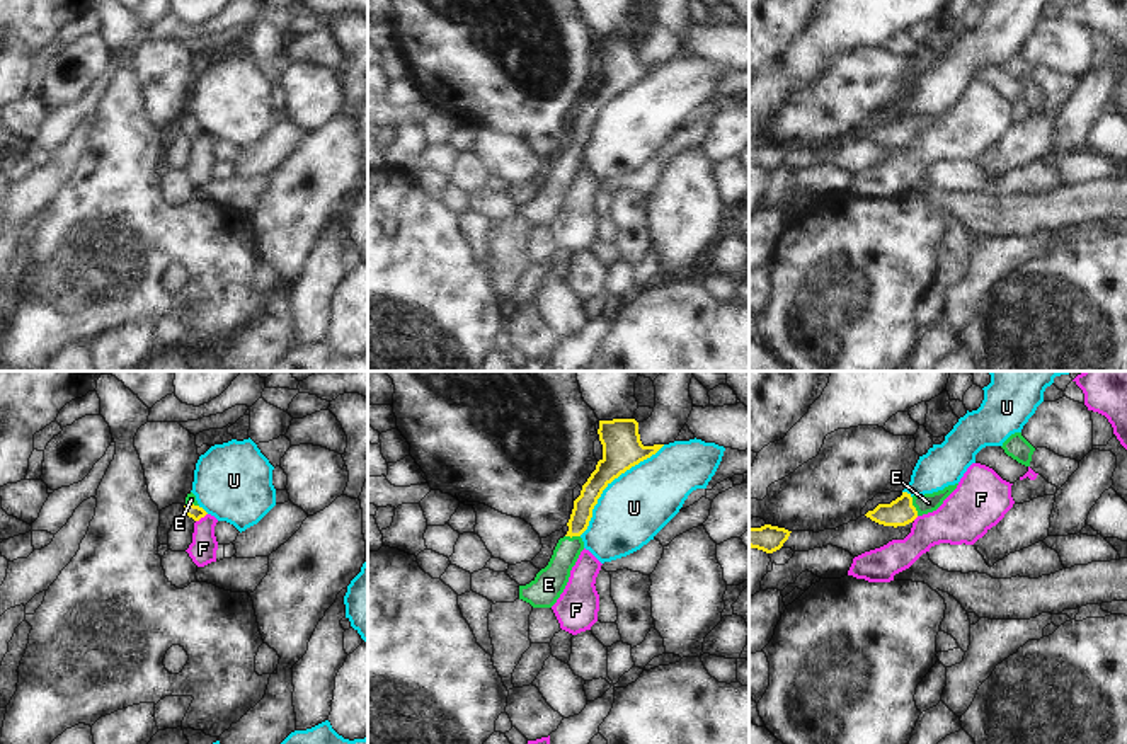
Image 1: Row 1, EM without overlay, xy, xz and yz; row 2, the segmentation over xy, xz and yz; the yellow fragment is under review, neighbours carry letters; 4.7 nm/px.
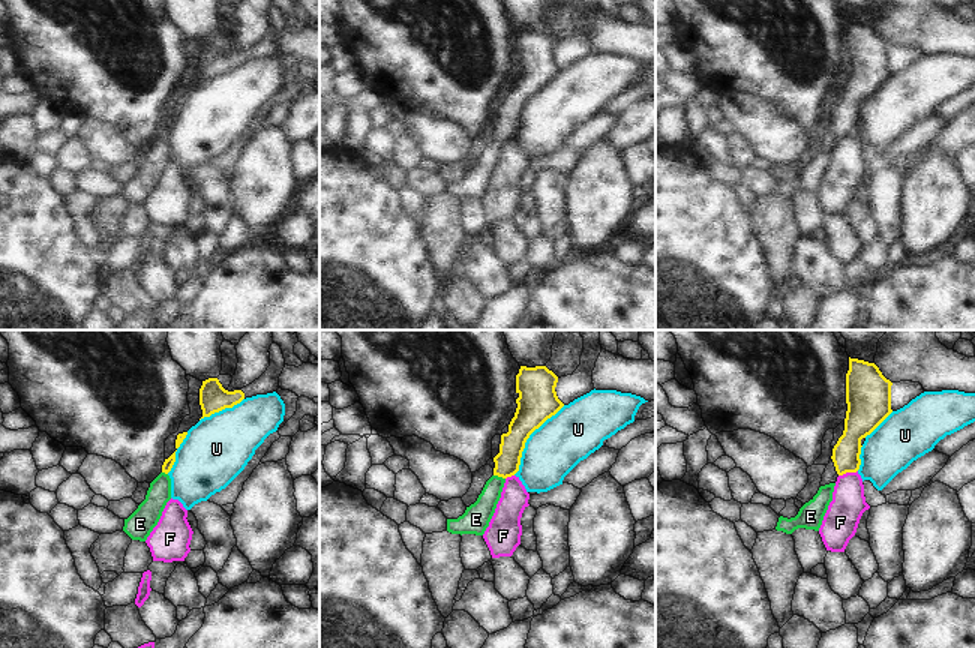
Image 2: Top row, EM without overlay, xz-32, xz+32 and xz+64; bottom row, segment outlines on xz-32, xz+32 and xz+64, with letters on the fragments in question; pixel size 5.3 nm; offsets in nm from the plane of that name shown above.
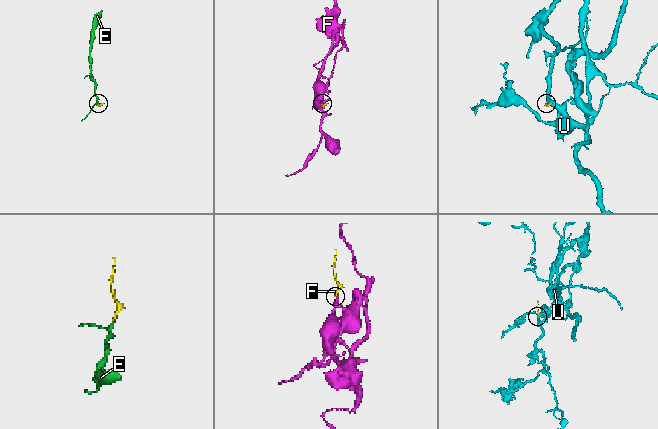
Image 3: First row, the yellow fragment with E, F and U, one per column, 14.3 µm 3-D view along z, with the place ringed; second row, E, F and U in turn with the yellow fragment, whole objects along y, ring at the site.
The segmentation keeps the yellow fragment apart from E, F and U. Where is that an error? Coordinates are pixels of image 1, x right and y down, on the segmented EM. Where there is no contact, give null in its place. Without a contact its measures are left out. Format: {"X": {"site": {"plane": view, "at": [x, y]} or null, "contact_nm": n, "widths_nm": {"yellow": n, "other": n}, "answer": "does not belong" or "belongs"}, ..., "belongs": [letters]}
{"E": {"site": {"plane": "yz", "at": [913, 506]}, "contact_nm": 90, "widths_nm": {"yellow": 130, "other": 90}, "answer": "belongs"}, "F": {"site": {"plane": "xy", "at": [201, 516]}, "contact_nm": 70, "widths_nm": {"yellow": 70, "other": 130}, "answer": "does not belong"}, "U": {"site": {"plane": "xz", "at": [612, 480]}, "contact_nm": 600, "widths_nm": {"yellow": 190, "other": 320}, "answer": "does not belong"}, "belongs": ["E"]}

